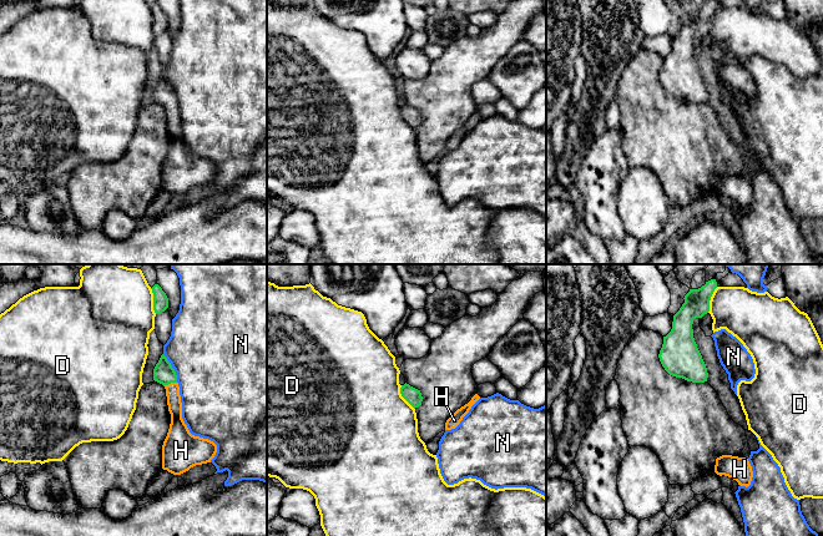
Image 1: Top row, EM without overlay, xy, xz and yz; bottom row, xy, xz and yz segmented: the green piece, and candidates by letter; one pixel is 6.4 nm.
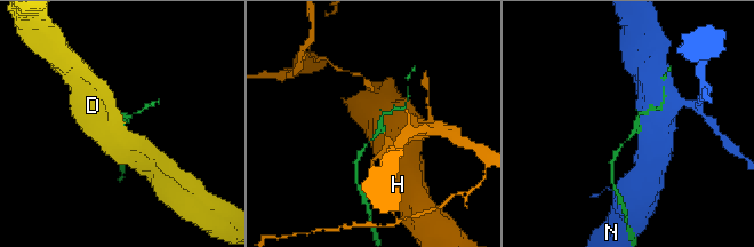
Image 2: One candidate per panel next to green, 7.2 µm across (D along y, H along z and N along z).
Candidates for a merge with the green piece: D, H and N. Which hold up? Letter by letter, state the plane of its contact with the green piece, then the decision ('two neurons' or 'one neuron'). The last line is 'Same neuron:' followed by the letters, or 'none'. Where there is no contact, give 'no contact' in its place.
D: xy | two neurons
H: xy | two neurons
N: xy | two neurons
Same neuron: none

